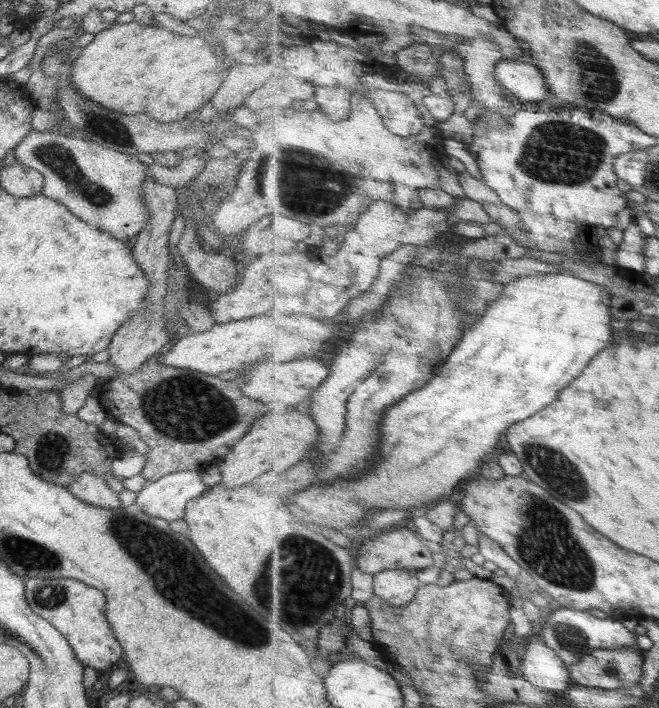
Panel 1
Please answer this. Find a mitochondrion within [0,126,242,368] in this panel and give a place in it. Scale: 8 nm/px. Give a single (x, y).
(55, 157)

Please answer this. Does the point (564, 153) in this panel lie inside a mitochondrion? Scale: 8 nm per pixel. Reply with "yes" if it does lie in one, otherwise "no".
yes

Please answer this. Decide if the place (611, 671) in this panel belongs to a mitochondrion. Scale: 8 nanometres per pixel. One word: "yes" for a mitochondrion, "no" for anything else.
yes

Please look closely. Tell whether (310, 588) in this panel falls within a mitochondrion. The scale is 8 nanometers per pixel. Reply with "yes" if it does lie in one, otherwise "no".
yes

